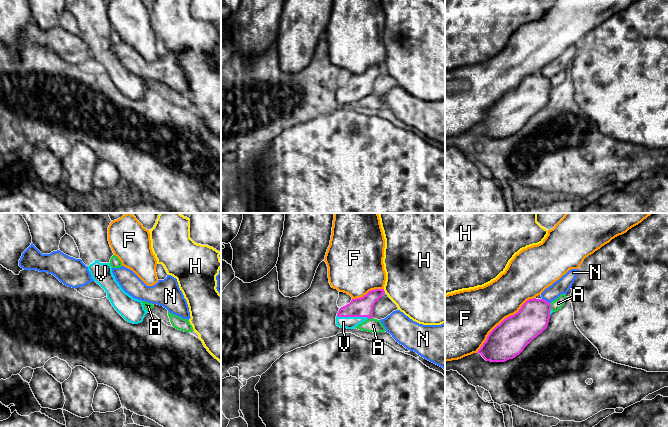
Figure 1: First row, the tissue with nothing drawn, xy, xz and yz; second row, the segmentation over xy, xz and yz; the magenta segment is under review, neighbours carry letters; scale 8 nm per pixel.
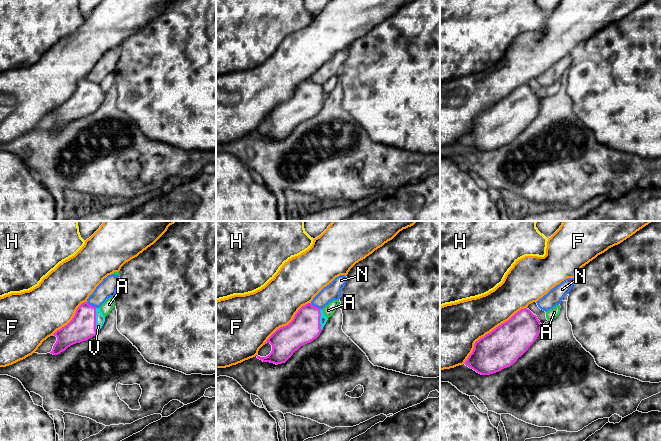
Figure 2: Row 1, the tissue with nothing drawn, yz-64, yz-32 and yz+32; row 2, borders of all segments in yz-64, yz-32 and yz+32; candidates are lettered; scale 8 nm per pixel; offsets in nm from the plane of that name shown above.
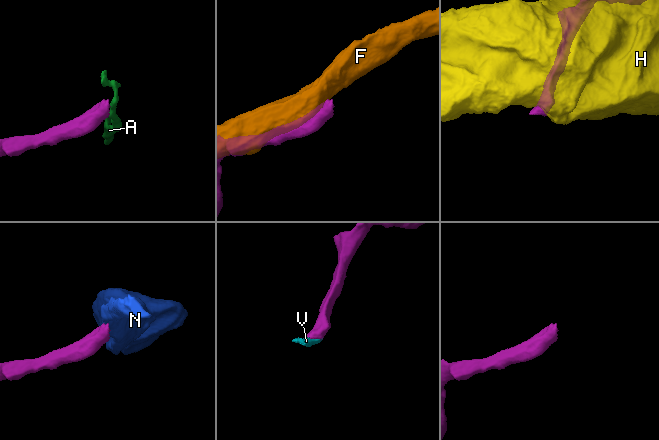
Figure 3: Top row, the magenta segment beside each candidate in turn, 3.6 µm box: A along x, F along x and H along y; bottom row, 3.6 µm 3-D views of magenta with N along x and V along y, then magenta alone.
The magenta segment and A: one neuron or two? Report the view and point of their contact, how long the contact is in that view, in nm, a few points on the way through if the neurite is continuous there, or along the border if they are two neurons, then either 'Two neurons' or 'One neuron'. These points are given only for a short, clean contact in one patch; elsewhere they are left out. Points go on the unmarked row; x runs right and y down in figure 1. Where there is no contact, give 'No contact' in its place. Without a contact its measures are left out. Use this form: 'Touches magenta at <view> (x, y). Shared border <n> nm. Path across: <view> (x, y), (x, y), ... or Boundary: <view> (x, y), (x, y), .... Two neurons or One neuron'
Touches magenta at yz (550, 82). Shared border 60 nm. Boundary: yz (549, 79), (551, 85). Two neurons

